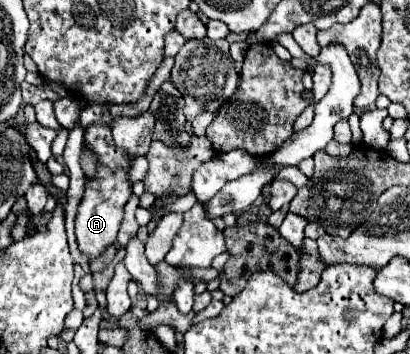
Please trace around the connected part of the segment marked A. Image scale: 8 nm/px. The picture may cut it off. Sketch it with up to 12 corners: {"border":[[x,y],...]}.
{"border":[[110,125],[84,129],[98,169],[86,179],[74,225],[80,253],[116,241],[132,195],[132,159]]}

